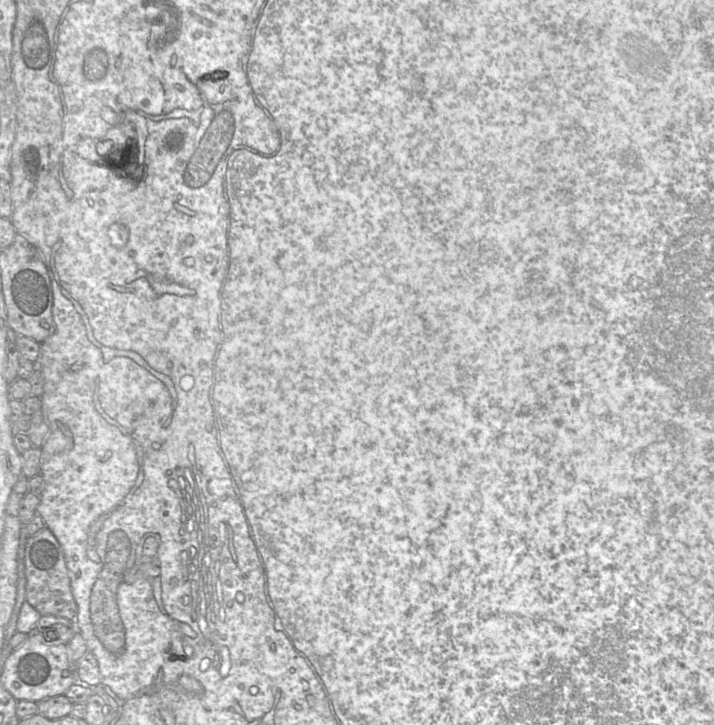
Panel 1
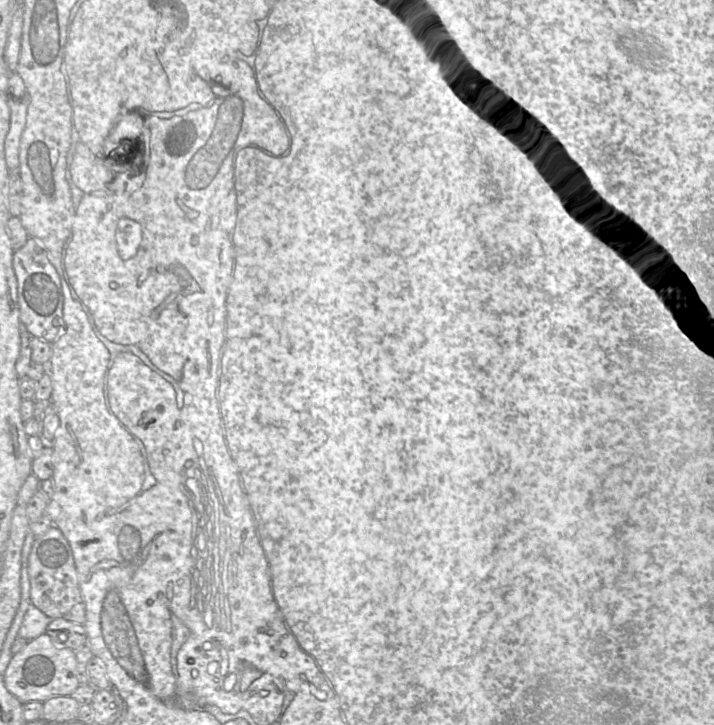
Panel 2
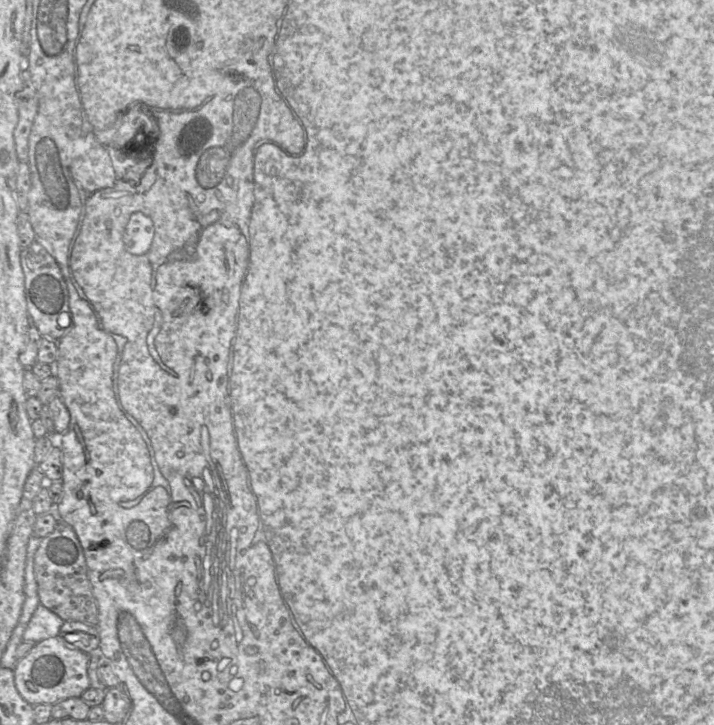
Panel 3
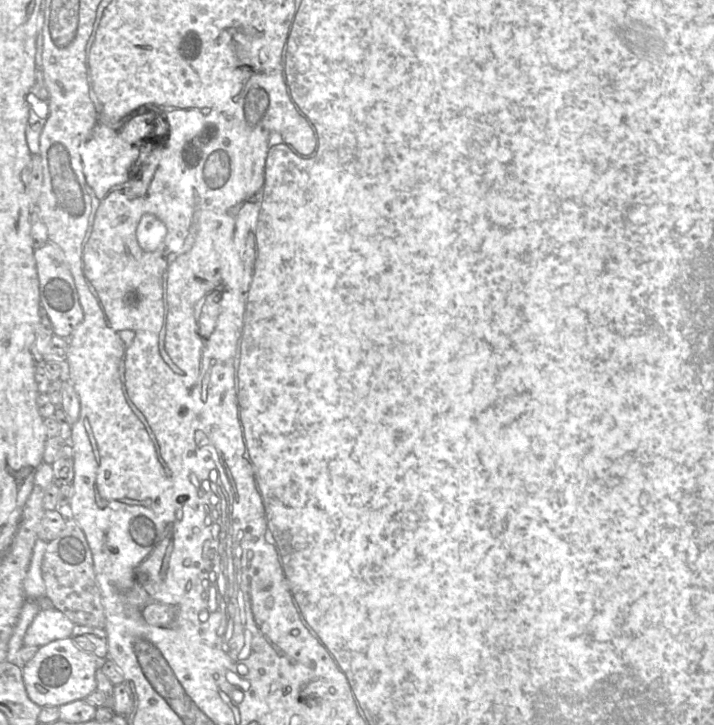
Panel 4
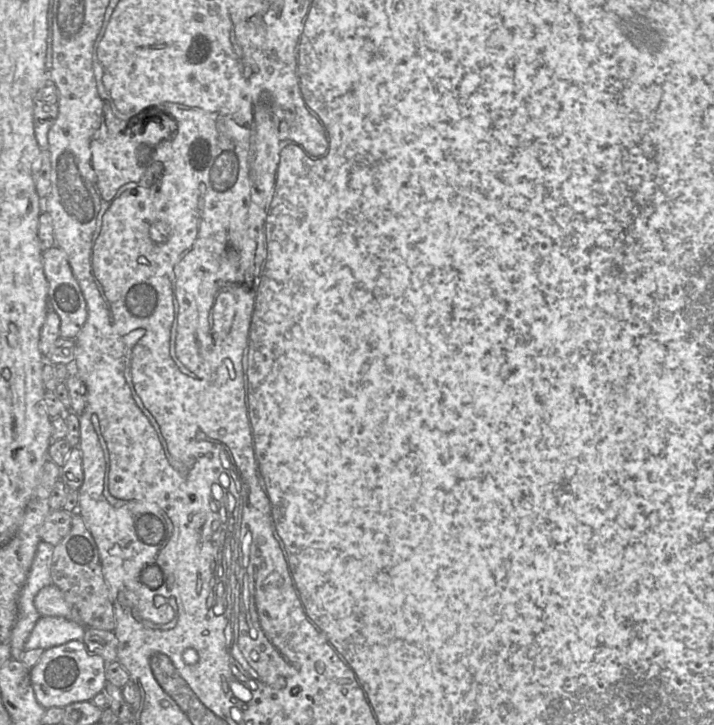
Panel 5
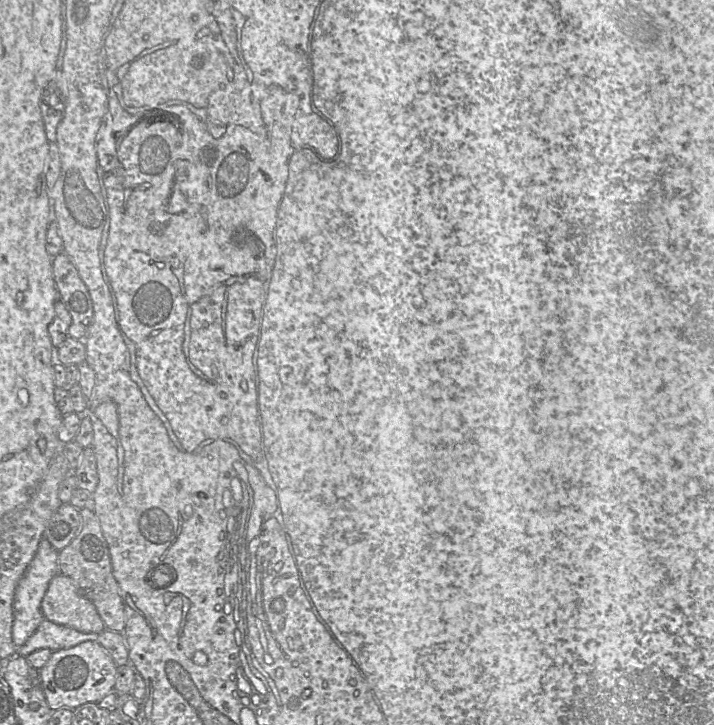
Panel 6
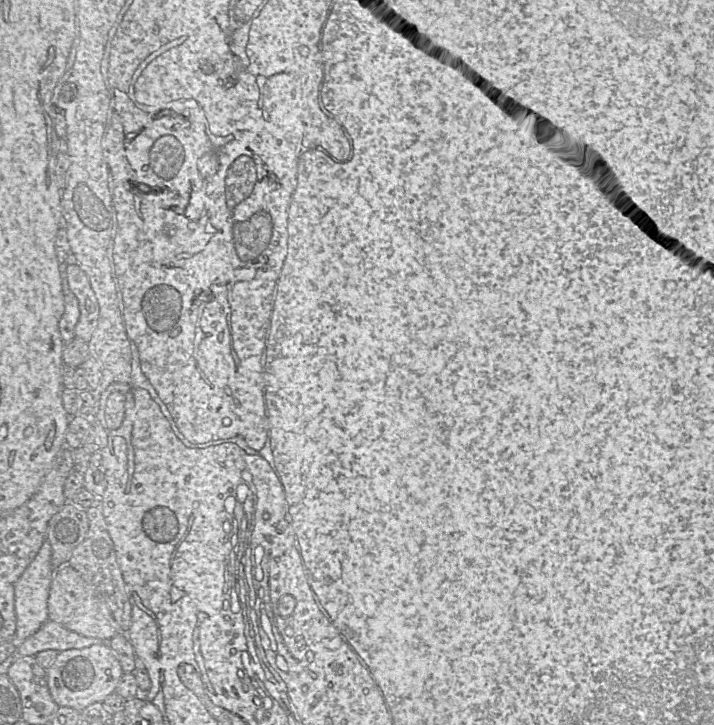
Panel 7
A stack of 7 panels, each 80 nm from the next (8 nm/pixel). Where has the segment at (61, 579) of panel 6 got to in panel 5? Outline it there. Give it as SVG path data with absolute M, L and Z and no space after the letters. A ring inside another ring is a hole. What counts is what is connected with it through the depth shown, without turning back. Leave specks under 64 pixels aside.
M52 583L37 593L34 605L41 616L64 617L81 623L77 612L66 601L62 591Z

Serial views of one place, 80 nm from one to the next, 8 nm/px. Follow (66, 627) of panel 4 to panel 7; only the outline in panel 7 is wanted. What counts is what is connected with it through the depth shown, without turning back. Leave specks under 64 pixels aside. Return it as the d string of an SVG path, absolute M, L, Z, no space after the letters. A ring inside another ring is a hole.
M47 620L36 632L18 643L16 653L21 656L33 656L50 649L61 652L105 644L101 639L82 636L52 620Z

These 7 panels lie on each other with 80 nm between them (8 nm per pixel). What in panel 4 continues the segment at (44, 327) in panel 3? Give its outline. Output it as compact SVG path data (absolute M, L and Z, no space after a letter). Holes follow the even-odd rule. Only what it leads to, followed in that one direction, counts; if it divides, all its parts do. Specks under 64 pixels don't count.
M47 242L33 253L39 285L39 304L52 324L54 336L69 339L83 319L83 309L73 277L60 250Z

